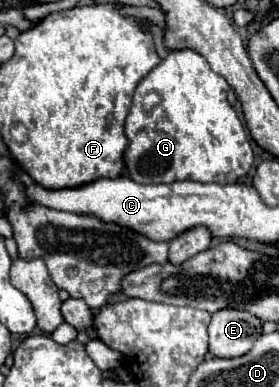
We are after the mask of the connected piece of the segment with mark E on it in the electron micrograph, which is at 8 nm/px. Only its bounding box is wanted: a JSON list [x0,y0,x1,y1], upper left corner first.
[209,310,263,358]

